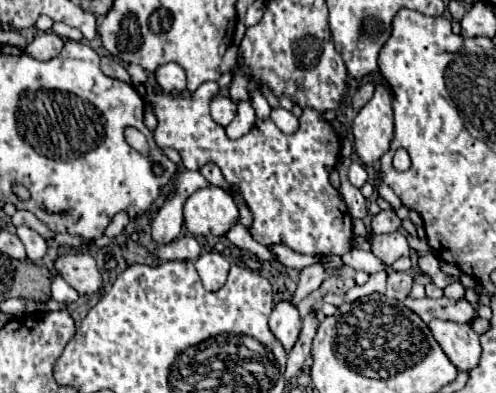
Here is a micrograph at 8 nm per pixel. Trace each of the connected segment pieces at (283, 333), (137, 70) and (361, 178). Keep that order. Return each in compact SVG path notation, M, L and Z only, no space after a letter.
M278 301L270 315L270 331L286 347L286 351L294 347L300 327L302 319L298 315L298 309L290 301Z
M136 64L128 65L126 69L128 73L130 73L134 85L138 85L138 83L146 83L146 79L148 79L148 71L146 71L146 69L142 69L140 65Z
M352 161L348 177L350 177L350 183L352 183L352 185L356 185L356 187L362 187L362 185L366 183L366 179L368 179L364 165L362 165L362 163L358 163L358 161Z

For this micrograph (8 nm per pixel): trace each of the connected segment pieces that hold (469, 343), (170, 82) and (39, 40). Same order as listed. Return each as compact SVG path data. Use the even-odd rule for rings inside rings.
M432 319L428 323L434 339L446 353L446 357L452 361L452 365L458 371L472 371L480 361L480 339L478 333L472 331L470 323L454 323L454 321L442 321Z
M166 63L156 69L156 83L168 95L180 95L186 89L186 75L178 63Z
M40 33L40 35L34 37L34 41L24 51L34 59L48 61L48 59L54 59L62 51L62 45L64 45L64 41L58 35Z

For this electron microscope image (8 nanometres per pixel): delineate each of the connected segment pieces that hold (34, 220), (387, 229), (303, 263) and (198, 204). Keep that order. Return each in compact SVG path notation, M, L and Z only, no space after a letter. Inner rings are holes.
M16 211L14 217L12 217L12 223L14 223L14 227L26 225L26 227L38 231L44 239L52 239L52 237L54 237L54 233L52 233L52 231L34 215L34 213L30 213L30 211Z
M392 209L380 211L378 215L372 217L370 227L372 227L372 233L392 233L392 231L396 231L400 227L400 219Z
M272 245L272 247L268 247L268 249L270 249L270 253L272 253L282 265L294 267L294 269L298 269L298 271L318 261L318 257L310 257L310 255L296 253L296 251L292 251L290 247L284 247L284 245Z
M204 187L184 203L184 225L192 235L222 237L238 221L234 199L220 187Z

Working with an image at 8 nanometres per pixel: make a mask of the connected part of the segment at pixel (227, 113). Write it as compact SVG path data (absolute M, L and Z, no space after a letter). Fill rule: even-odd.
M218 95L210 103L210 113L212 113L212 119L218 125L226 127L234 119L234 115L236 115L236 103L230 97L220 97Z

